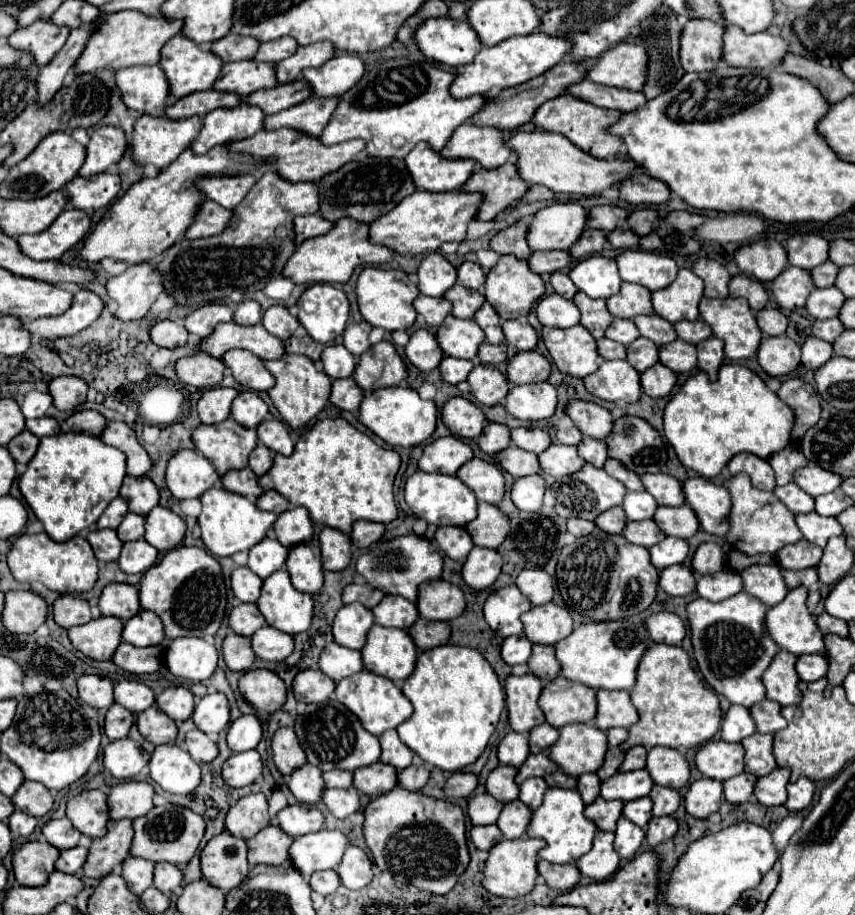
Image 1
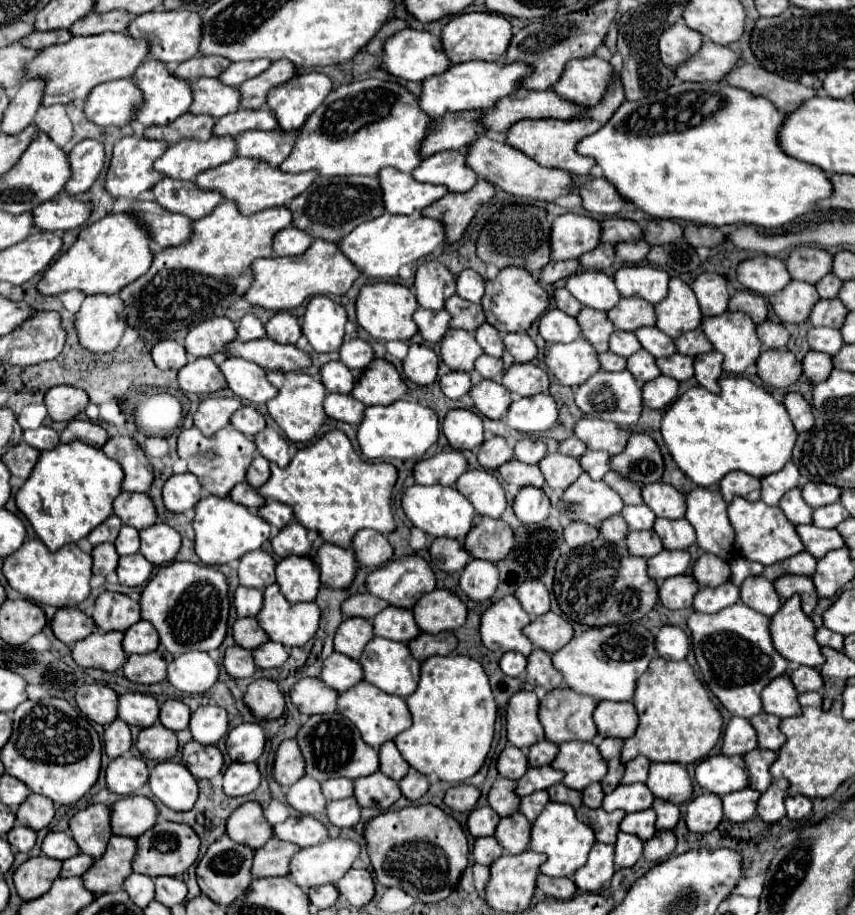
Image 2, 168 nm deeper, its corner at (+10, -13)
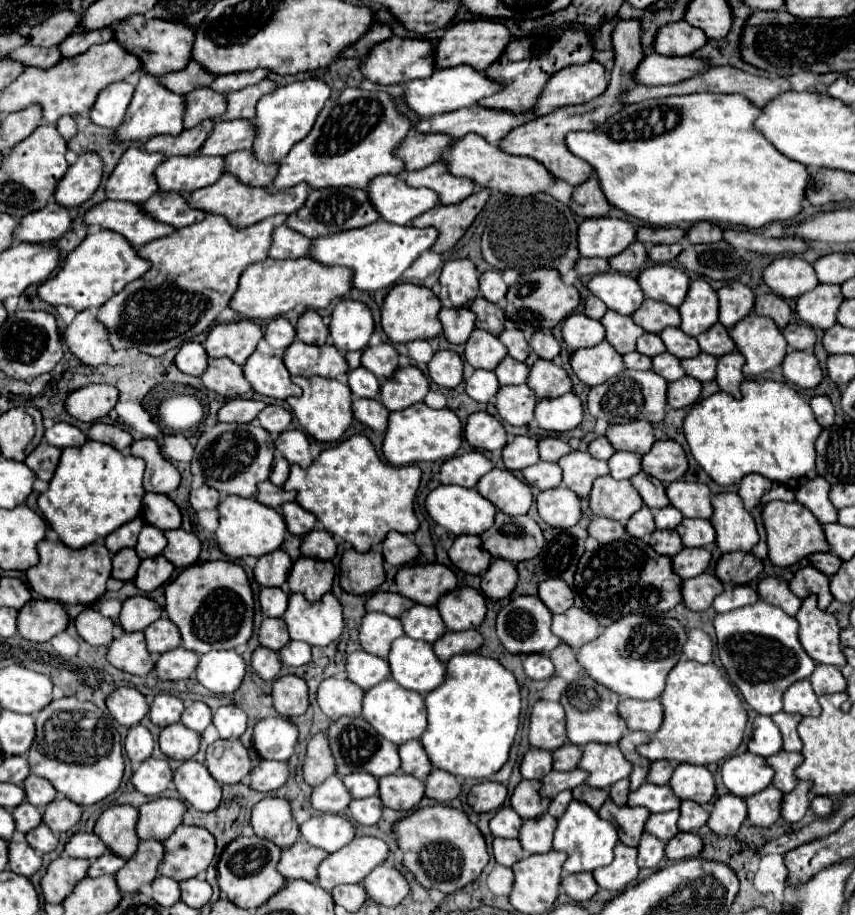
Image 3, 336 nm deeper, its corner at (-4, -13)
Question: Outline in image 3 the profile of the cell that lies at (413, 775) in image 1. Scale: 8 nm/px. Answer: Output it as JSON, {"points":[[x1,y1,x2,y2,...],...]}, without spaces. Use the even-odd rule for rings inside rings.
{"points":[[434,769,426,779,426,797,432,797,440,803,446,803,446,801,458,797,460,791,462,791,460,779,456,779,454,775,450,775,442,769]]}

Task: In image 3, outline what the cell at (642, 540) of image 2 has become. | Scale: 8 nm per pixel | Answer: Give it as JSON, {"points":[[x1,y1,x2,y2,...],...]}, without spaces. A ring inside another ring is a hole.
{"points":[[656,529,652,533,652,541,650,545,660,553,660,555,668,555,668,557,674,557,676,553,680,553,684,549,682,545,682,539,676,531,662,531,662,529]]}

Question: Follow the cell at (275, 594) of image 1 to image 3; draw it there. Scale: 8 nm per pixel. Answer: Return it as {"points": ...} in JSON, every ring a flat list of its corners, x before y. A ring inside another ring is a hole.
{"points":[[292,593,288,609,282,617,288,623,290,639,306,641,312,647,332,643,342,635,344,629,342,605,332,593,326,593,314,603,304,599,304,595]]}

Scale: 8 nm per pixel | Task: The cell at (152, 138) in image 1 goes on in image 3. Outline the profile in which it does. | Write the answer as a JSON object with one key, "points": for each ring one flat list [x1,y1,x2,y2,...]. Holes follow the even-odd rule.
{"points":[[130,147,118,161,116,169,112,171,112,175,106,181,106,197,114,199,114,201,128,201,134,205,140,205,144,201,148,201,156,191,156,179,152,179,152,171,164,161,164,155,160,153,148,153,136,147]]}

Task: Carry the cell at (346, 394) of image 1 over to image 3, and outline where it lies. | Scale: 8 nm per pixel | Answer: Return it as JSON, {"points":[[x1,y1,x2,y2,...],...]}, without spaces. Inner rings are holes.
{"points":[[356,399,354,401,354,415,358,421,368,425,374,431,386,431,390,411,376,399]]}

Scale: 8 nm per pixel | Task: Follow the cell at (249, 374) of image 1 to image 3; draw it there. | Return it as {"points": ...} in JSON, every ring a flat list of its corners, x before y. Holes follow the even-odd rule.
{"points":[[256,351,256,355,252,355,252,359,248,359,244,365,244,375,252,389,264,397,288,399,292,395,300,395,300,387,290,381,284,361,276,355,264,355]]}

